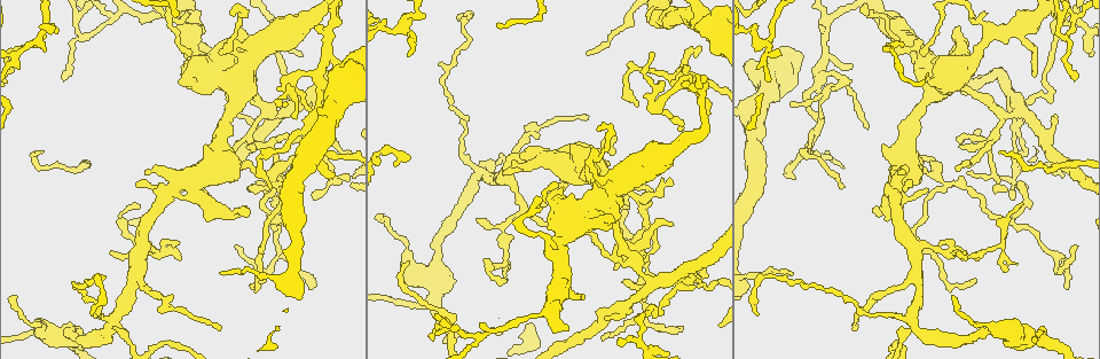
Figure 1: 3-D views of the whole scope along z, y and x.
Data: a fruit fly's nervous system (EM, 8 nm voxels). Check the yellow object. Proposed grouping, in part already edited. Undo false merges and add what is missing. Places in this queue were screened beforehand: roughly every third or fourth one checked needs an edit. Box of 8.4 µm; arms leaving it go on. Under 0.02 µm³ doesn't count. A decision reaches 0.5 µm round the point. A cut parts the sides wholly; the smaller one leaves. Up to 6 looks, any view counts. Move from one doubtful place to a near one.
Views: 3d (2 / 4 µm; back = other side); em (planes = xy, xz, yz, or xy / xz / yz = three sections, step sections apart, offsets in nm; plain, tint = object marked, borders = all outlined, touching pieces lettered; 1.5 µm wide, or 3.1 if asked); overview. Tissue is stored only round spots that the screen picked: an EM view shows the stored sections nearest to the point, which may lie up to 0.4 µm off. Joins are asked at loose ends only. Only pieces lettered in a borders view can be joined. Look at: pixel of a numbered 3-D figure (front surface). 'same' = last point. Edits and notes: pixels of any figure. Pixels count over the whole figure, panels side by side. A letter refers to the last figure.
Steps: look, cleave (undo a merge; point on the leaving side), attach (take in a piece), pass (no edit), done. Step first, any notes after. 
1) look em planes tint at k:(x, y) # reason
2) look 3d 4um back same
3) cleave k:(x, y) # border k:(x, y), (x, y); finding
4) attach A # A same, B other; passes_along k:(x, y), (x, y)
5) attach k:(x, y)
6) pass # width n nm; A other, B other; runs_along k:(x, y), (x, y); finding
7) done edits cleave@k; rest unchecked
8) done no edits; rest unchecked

look 3d 2um back at 1:(928, 192) # tapers out

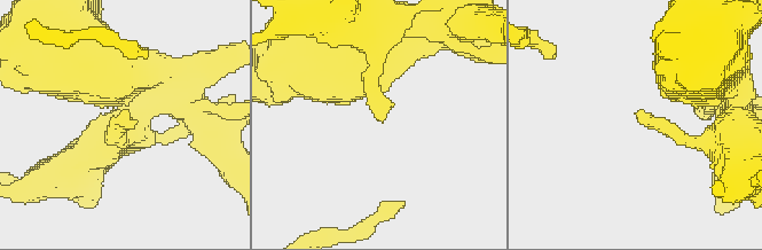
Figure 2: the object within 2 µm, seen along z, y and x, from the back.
look em planes borders at 2:(126, 111)

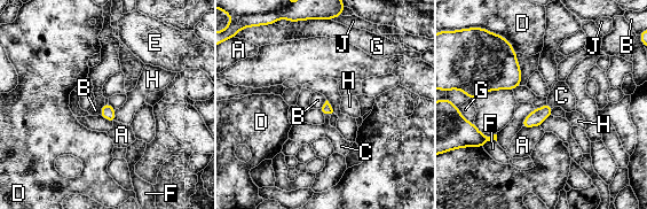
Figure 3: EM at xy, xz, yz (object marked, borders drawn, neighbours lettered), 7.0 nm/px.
attach C # A other, B other, C same, D other, E other, F other, G other, H other, J other; the cell continues

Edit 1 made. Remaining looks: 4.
look overview

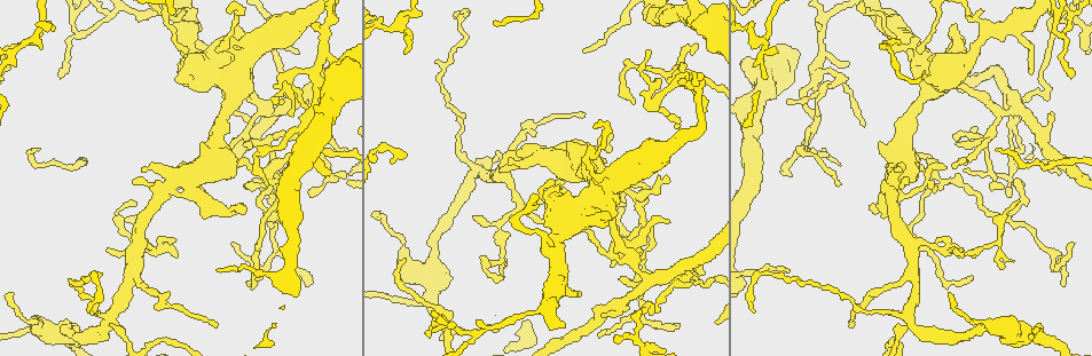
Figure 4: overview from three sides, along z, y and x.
look 3d 4um back at 4:(1074, 22) # abrupt turn

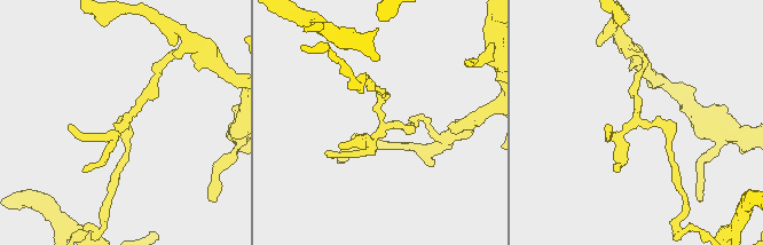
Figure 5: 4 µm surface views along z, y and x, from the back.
look em planes borders at 5:(126, 120) # need the tissue

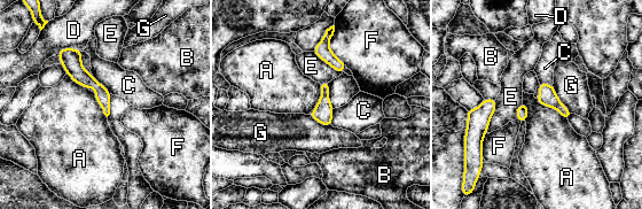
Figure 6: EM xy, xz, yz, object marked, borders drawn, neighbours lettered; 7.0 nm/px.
pass # longest_contact F 300 nm; A other, B other, C other, D other, E other, F other, G other; border 6:(535, 99), (568, 121); one cell here

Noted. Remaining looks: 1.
done edits attach@3; rest unchecked

